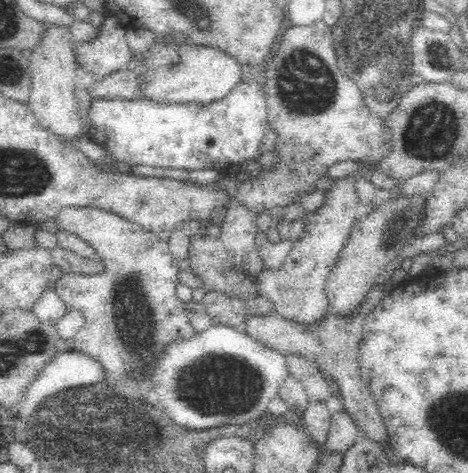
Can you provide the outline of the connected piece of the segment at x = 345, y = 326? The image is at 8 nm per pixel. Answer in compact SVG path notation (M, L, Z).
M388 280L384 287L374 286L367 296L366 302L361 308L361 317L358 317L351 323L346 321L340 321L336 317L328 316L325 321L322 321L315 331L306 331L304 327L298 327L284 319L280 318L276 314L260 314L252 316L244 316L242 320L242 333L248 335L254 342L262 345L264 348L270 349L281 355L286 352L293 352L294 354L301 354L304 358L307 358L312 363L316 363L319 369L322 371L329 371L333 375L334 380L341 387L343 396L343 410L351 418L359 436L366 440L374 442L381 450L393 450L396 455L398 451L394 449L392 443L390 443L390 436L388 430L384 425L381 412L378 405L372 398L368 387L362 382L360 378L360 371L358 368L358 344L360 336L360 326L364 320L368 310L374 308L374 305L378 304L386 294L389 294L394 283Z

